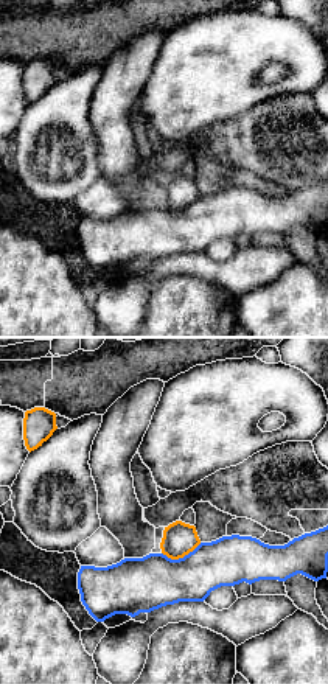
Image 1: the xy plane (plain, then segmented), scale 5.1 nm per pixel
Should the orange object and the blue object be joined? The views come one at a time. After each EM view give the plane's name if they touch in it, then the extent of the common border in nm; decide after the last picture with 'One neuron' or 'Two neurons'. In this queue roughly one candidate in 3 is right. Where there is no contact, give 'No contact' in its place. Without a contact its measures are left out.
Touches orange in xy. Shared border 220 nm

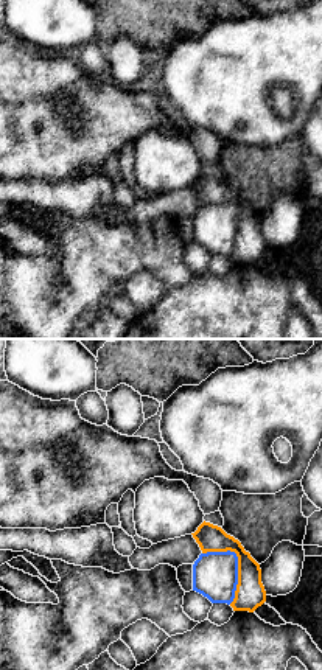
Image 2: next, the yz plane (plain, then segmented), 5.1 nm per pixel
Touches orange in yz. Shared border 300 nm

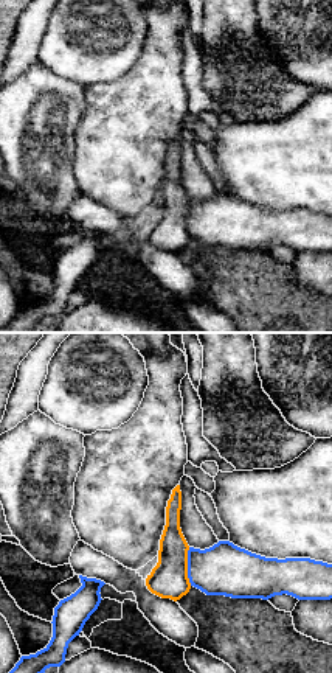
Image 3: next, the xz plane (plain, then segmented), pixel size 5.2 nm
Touches orange in xz. Shared border 200 nm

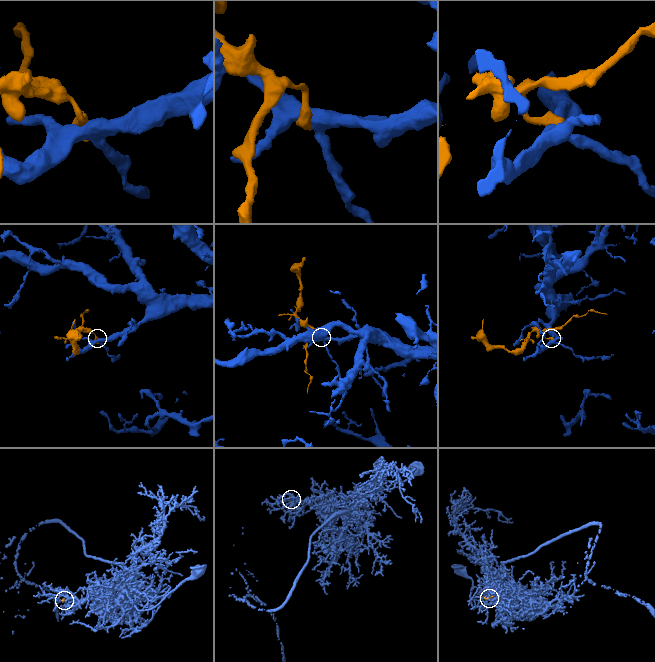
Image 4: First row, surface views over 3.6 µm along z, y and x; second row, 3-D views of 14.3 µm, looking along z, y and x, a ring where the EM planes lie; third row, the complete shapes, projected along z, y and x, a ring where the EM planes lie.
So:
Two neurons

